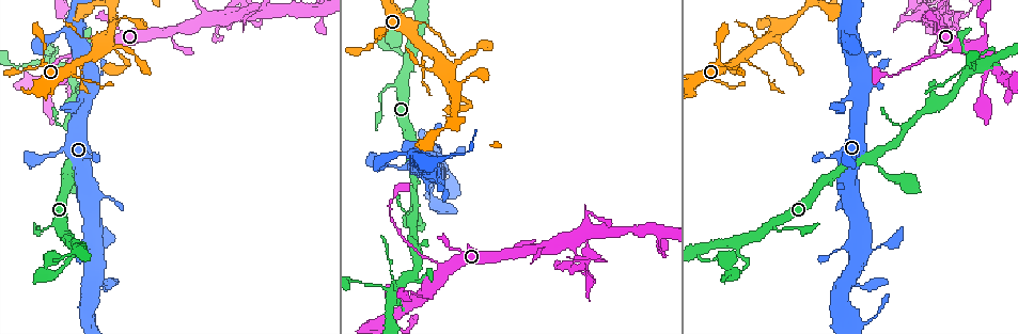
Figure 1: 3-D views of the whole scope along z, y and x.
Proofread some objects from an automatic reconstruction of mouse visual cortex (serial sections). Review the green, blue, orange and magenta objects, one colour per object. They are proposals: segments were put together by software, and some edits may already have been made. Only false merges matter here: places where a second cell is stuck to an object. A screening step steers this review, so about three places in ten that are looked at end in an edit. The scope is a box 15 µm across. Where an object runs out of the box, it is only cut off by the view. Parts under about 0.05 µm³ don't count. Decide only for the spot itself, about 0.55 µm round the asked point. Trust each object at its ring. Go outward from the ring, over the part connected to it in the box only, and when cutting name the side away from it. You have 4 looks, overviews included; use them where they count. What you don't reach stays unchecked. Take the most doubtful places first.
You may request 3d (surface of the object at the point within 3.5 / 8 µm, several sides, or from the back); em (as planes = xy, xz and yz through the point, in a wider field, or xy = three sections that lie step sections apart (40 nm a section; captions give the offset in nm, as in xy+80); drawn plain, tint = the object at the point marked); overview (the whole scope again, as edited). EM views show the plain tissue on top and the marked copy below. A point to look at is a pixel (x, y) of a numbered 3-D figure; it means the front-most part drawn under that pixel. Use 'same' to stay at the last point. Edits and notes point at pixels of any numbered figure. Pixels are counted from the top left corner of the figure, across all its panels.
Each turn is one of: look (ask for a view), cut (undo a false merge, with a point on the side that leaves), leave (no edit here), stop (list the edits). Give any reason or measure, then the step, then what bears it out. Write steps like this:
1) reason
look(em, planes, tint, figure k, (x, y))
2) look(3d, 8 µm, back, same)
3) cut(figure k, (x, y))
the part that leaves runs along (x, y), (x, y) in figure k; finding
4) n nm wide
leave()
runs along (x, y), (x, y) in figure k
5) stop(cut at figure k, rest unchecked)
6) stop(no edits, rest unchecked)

four arms meet
look(3d, 3.5 µm, figure 1, (947, 13))

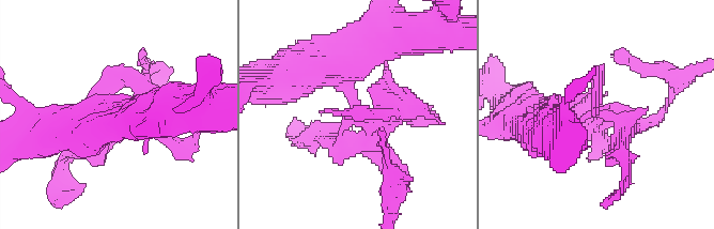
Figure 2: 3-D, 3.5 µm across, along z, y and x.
need the tissue
look(em, xy, step 3, tint, figure 2, (596, 112))

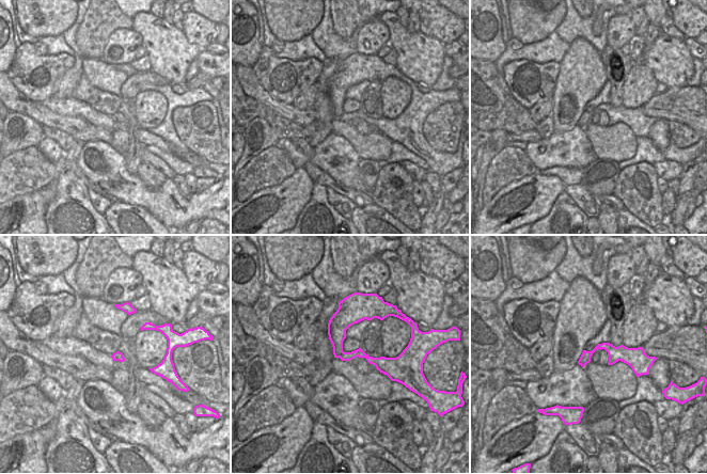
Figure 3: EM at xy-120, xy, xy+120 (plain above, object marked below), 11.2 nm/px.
170 nm wide
leave()
runs along (344, 309), (338, 348), (364, 354), (391, 375) in figure 3; continuous, no second cell

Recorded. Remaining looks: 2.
small branch off a trunk
look(3d, 3.5 µm, figure 1, (957, 43))

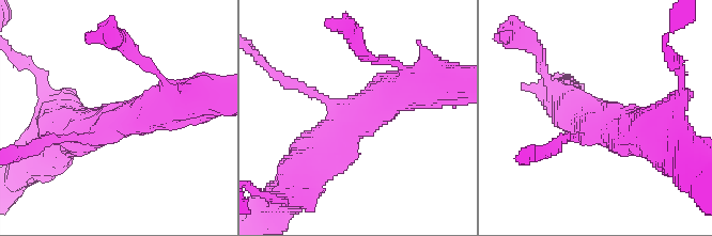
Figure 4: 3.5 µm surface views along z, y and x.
3 arms; arms of 150, 500, 600 nm; shape alone is not enough
look(em, xy, step 5, tint, figure 4, (114, 124))

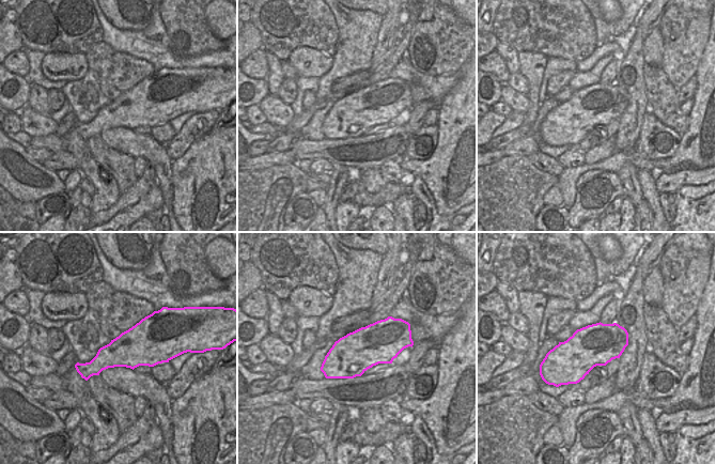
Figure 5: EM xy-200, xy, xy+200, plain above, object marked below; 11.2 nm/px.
leave()
runs along (430, 80), (354, 115), (308, 167) in figure 4; one cell here

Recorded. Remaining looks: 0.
stop(no edits, rest unchecked)

